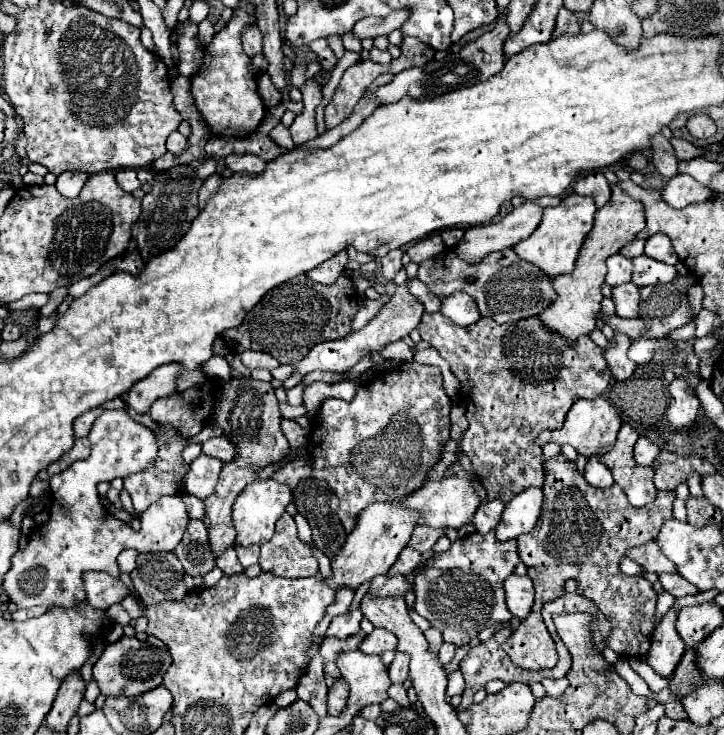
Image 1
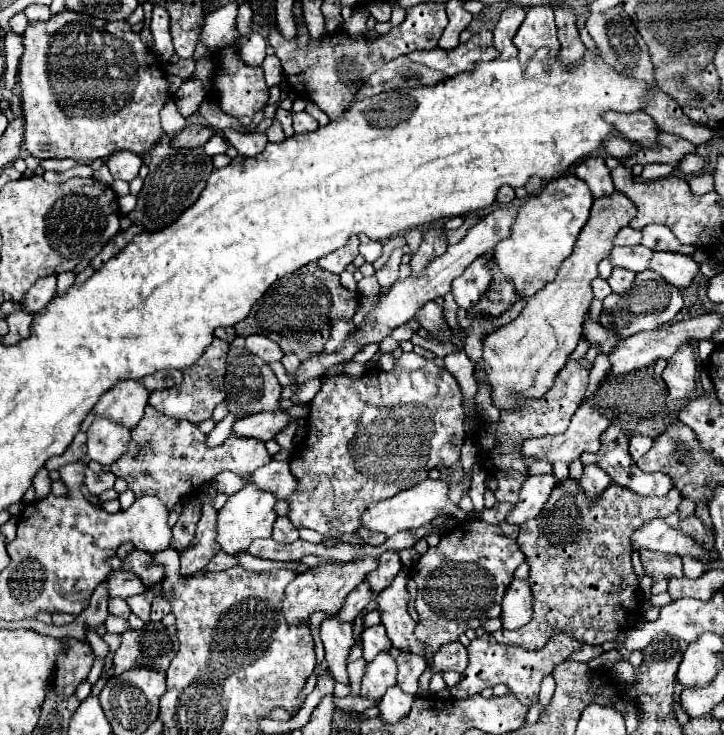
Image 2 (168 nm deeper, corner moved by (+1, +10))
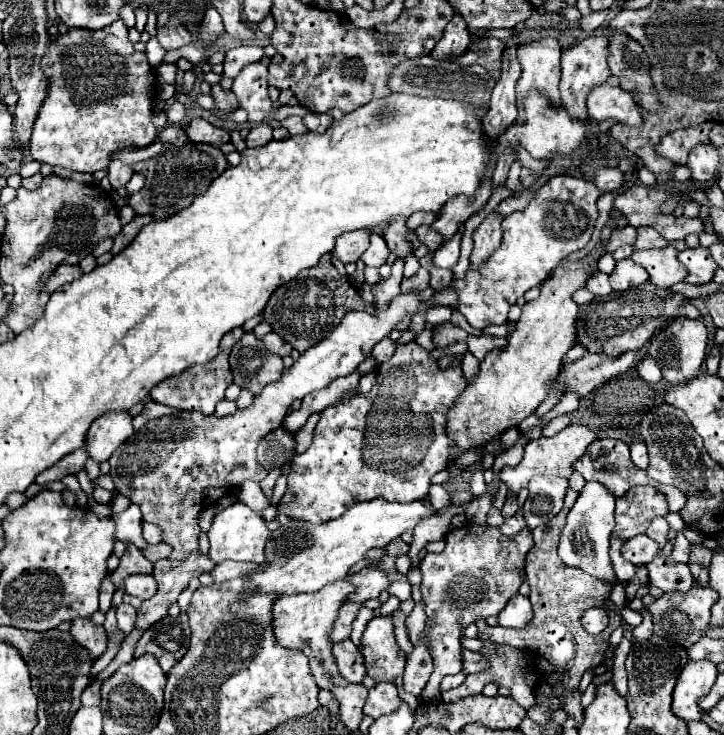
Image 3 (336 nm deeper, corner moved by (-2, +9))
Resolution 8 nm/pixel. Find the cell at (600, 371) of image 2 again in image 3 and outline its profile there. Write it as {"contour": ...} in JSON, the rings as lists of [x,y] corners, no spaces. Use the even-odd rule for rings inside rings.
{"contour":[[[564,414],[555,417],[547,424],[547,427],[543,429],[543,436],[544,437],[553,436],[555,433],[558,433],[559,431],[567,427],[570,424],[570,421],[571,421],[571,417],[569,414]]]}

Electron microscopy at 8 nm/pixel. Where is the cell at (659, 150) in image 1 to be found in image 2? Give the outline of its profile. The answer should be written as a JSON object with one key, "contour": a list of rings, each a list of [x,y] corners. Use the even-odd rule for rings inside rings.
{"contour":[[[606,112],[602,118],[606,118],[606,122],[610,122],[624,138],[632,142],[640,142],[646,148],[656,146],[658,128],[648,114],[644,112],[630,112],[630,114]]]}

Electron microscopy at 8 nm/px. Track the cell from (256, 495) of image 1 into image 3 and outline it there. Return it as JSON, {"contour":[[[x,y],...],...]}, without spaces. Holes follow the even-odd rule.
{"contour":[[[235,501],[229,507],[225,507],[223,511],[219,511],[213,519],[213,525],[209,529],[209,541],[211,541],[209,557],[213,557],[215,563],[225,561],[225,559],[263,563],[265,561],[265,545],[267,545],[269,537],[271,537],[271,531],[267,527],[265,519],[257,511],[247,507],[245,503]]]}

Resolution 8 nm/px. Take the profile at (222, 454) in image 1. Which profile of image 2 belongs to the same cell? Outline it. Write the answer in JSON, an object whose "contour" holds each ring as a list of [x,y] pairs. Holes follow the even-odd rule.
{"contour":[[[260,412],[260,414],[252,414],[246,418],[236,420],[232,432],[236,436],[252,436],[252,438],[260,438],[262,442],[272,440],[280,430],[284,430],[290,424],[292,416],[286,412]]]}

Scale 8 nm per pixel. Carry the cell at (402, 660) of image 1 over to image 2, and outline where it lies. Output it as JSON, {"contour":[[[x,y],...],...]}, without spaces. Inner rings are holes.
{"contour":[[[400,654],[396,658],[398,664],[398,686],[408,694],[416,694],[418,678],[426,670],[426,660],[418,654]]]}

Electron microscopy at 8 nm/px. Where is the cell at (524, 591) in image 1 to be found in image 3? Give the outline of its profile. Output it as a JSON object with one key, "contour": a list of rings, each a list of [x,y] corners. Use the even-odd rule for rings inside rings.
{"contour":[[[517,593],[515,597],[509,599],[507,607],[499,613],[499,625],[521,629],[531,621],[531,617],[533,617],[533,611],[531,611],[529,599],[525,595]]]}

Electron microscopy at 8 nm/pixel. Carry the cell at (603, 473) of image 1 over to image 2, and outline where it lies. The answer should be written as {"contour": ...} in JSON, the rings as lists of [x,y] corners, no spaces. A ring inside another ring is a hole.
{"contour":[[[584,466],[584,474],[580,478],[580,488],[584,490],[584,494],[590,502],[596,502],[596,498],[600,498],[602,490],[606,490],[606,486],[610,486],[610,476],[602,468]]]}

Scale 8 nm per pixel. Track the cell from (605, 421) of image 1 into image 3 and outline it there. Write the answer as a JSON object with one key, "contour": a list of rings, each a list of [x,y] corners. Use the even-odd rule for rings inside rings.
{"contour":[[[569,425],[563,431],[555,433],[553,437],[541,437],[535,441],[529,441],[525,447],[525,455],[517,467],[505,465],[499,473],[501,481],[509,487],[511,493],[519,493],[521,487],[529,483],[531,477],[535,475],[545,475],[545,477],[563,477],[567,479],[573,473],[573,463],[581,459],[581,455],[587,453],[587,447],[597,439],[597,433],[591,431],[585,425]]]}

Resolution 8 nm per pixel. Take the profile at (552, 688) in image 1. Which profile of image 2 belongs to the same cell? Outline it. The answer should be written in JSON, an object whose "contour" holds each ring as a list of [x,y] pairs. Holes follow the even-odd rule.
{"contour":[[[546,676],[542,680],[542,690],[540,690],[540,714],[542,710],[546,710],[546,706],[550,704],[550,698],[554,694],[554,678],[552,676]]]}

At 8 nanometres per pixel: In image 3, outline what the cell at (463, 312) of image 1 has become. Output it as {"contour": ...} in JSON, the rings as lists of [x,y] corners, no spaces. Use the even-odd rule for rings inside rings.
{"contour":[[[491,213],[473,233],[473,241],[475,241],[475,249],[471,253],[471,267],[481,267],[485,265],[485,261],[493,255],[493,251],[499,249],[501,245],[501,217]]]}

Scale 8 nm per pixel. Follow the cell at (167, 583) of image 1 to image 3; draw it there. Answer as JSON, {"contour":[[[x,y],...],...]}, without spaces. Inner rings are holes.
{"contour":[[[127,545],[127,551],[125,551],[125,555],[121,557],[119,567],[117,567],[115,571],[111,571],[109,577],[111,577],[111,581],[113,581],[115,587],[121,587],[123,579],[125,579],[127,575],[135,575],[135,573],[143,573],[143,575],[153,573],[153,563],[147,561],[147,559],[143,557],[143,553],[137,551],[137,547]]]}

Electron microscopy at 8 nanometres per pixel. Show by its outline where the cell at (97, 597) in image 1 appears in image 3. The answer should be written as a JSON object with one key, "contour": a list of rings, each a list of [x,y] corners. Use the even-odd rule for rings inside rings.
{"contour":[[[129,575],[125,579],[125,593],[129,595],[135,595],[139,599],[149,599],[155,589],[157,589],[157,583],[153,579],[153,575]]]}

